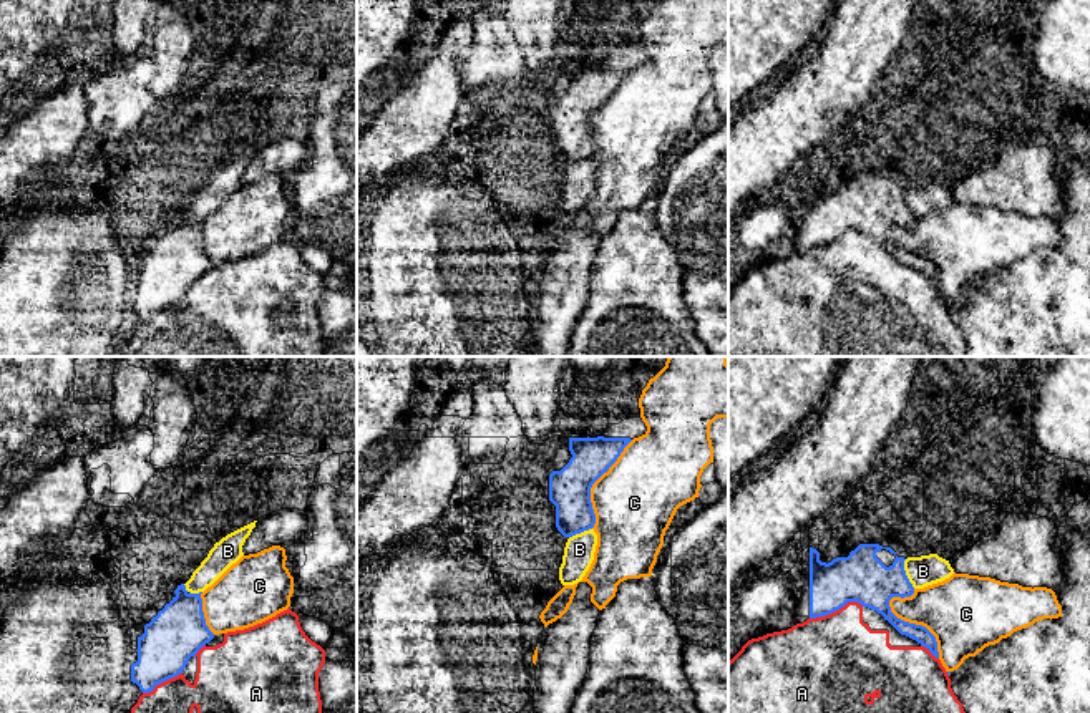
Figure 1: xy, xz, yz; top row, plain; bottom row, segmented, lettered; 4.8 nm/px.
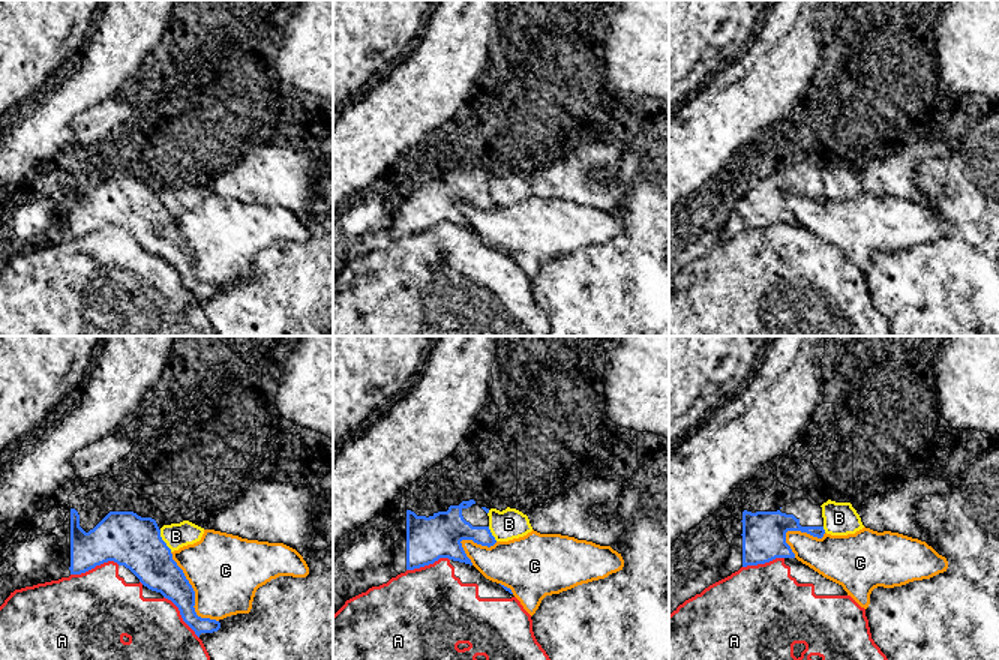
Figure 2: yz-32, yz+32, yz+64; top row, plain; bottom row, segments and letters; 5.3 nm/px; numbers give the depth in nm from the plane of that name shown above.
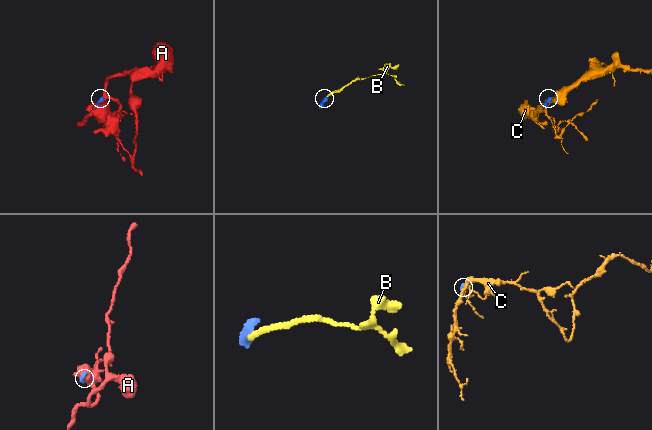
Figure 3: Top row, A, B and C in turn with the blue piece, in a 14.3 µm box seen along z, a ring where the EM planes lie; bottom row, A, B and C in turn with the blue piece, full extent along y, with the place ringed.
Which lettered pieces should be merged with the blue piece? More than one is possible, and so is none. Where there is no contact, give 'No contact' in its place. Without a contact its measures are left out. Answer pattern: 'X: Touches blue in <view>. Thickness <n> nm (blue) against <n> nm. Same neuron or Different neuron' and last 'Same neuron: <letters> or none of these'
A: Touches blue in yz. Thickness 240 nm (blue) against 460 nm. Different neuron
B: Touches blue in yz. Thickness 240 nm (blue) against 150 nm. Different neuron
C: Touches blue in yz. Thickness 170 nm (blue) against 380 nm. Different neuron
Same neuron: none of these

